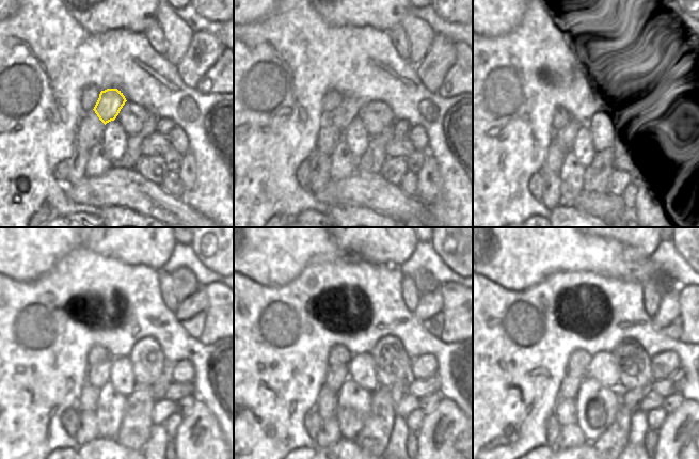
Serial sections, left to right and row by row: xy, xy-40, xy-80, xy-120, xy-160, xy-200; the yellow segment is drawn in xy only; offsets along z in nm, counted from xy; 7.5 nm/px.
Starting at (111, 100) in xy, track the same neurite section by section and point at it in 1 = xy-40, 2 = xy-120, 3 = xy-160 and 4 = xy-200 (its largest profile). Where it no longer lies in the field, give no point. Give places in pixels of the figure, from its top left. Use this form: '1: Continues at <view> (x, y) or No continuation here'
1: Continues at xy-40 (348, 110)
2: Continues at xy-120 (98, 375)
3: Continues at xy-160 (336, 376)
4: Continues at xy-200 (570, 384)

